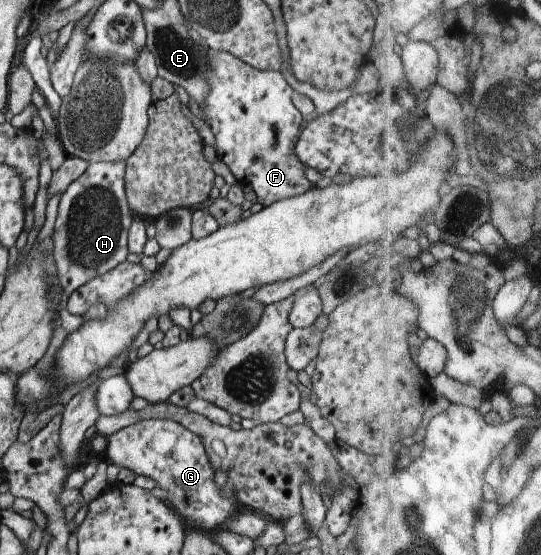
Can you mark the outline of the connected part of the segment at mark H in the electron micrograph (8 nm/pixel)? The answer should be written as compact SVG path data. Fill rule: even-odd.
M126 160L89 163L84 173L76 181L72 181L61 195L52 237L53 257L56 261L58 281L62 285L58 323L67 334L80 329L90 319L104 319L108 309L102 303L96 303L82 315L70 315L67 309L70 295L92 279L102 277L125 262L128 257L127 239L133 219L124 189L125 167Z

